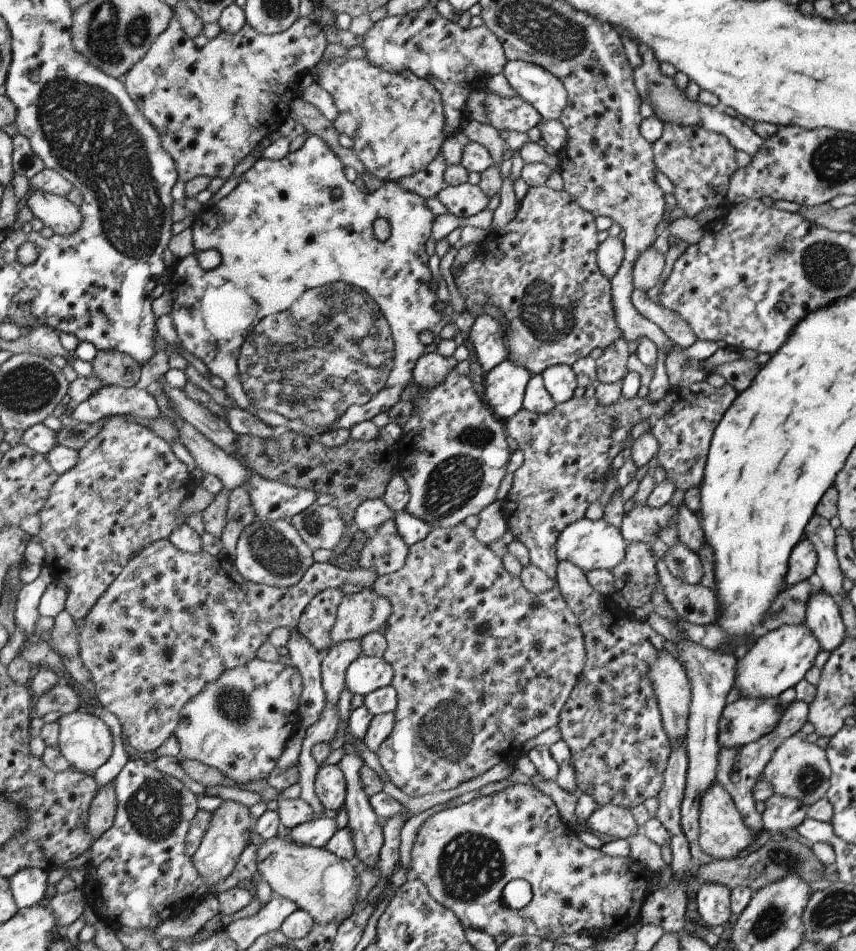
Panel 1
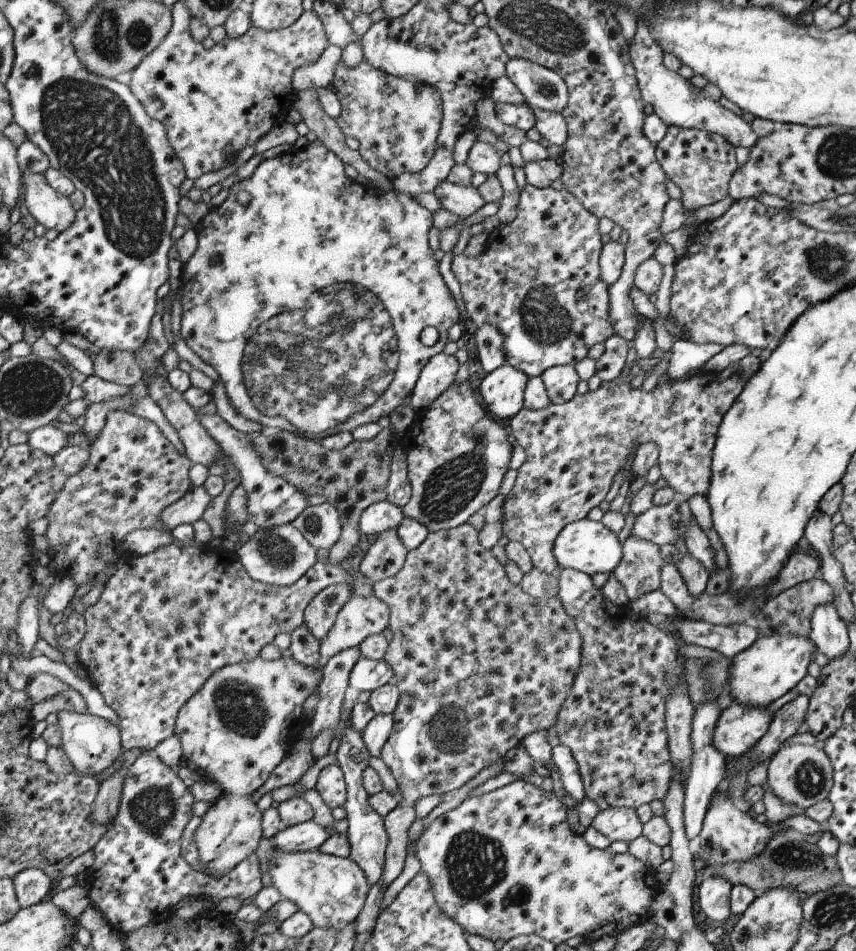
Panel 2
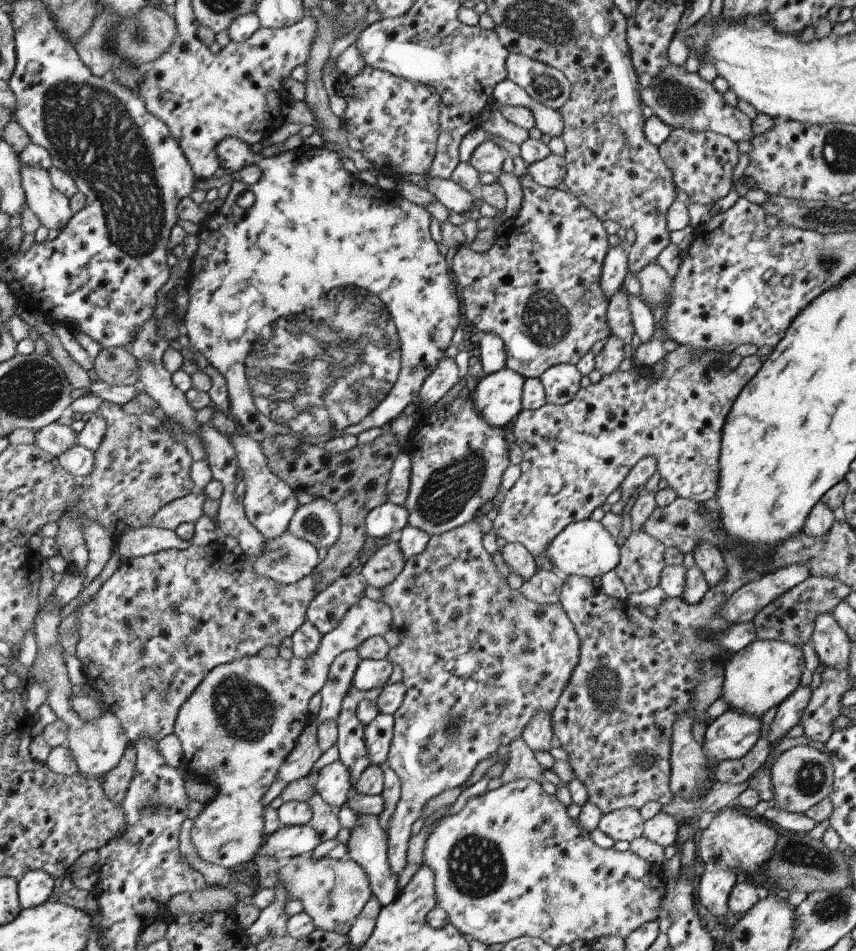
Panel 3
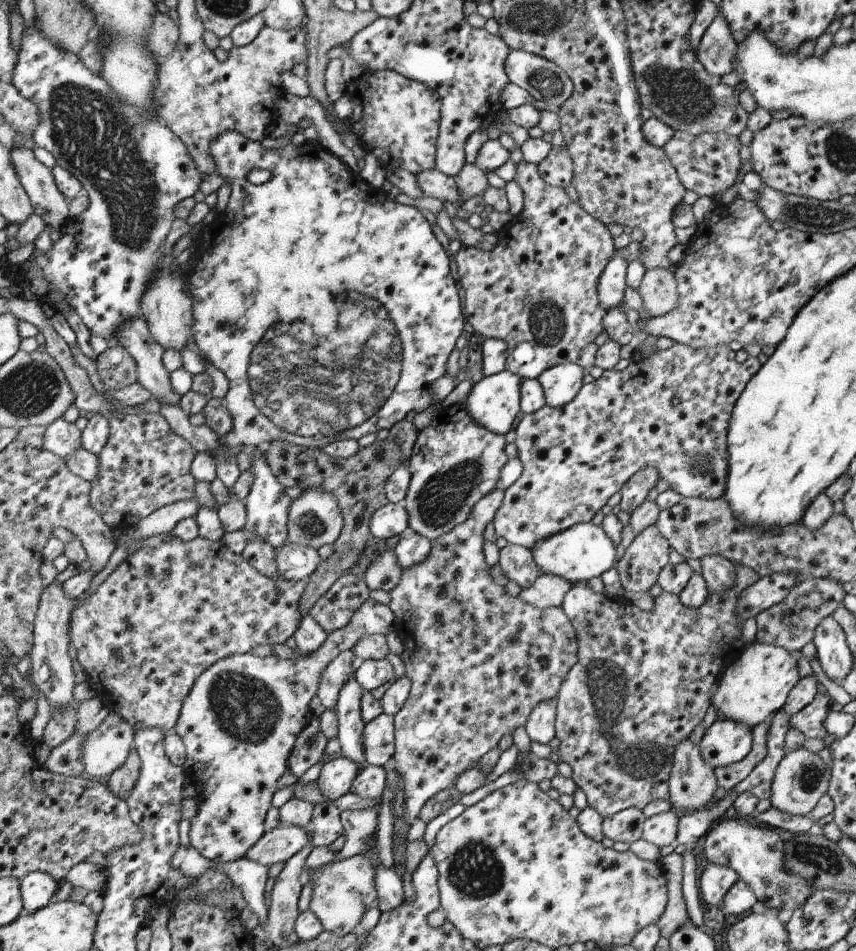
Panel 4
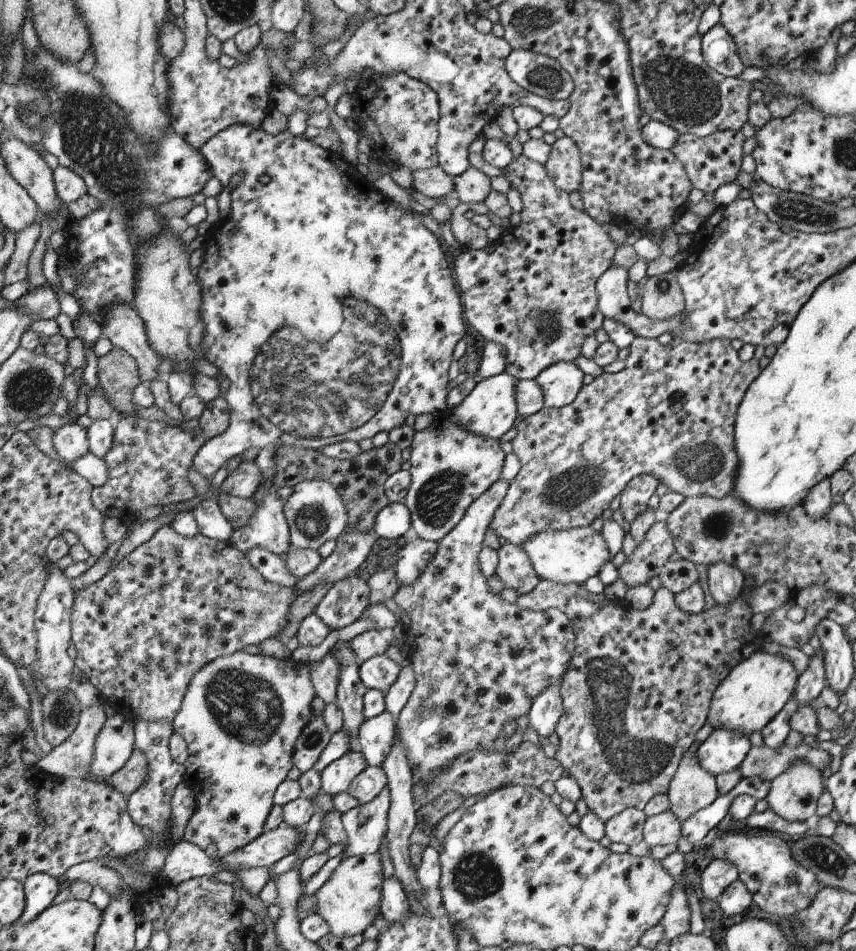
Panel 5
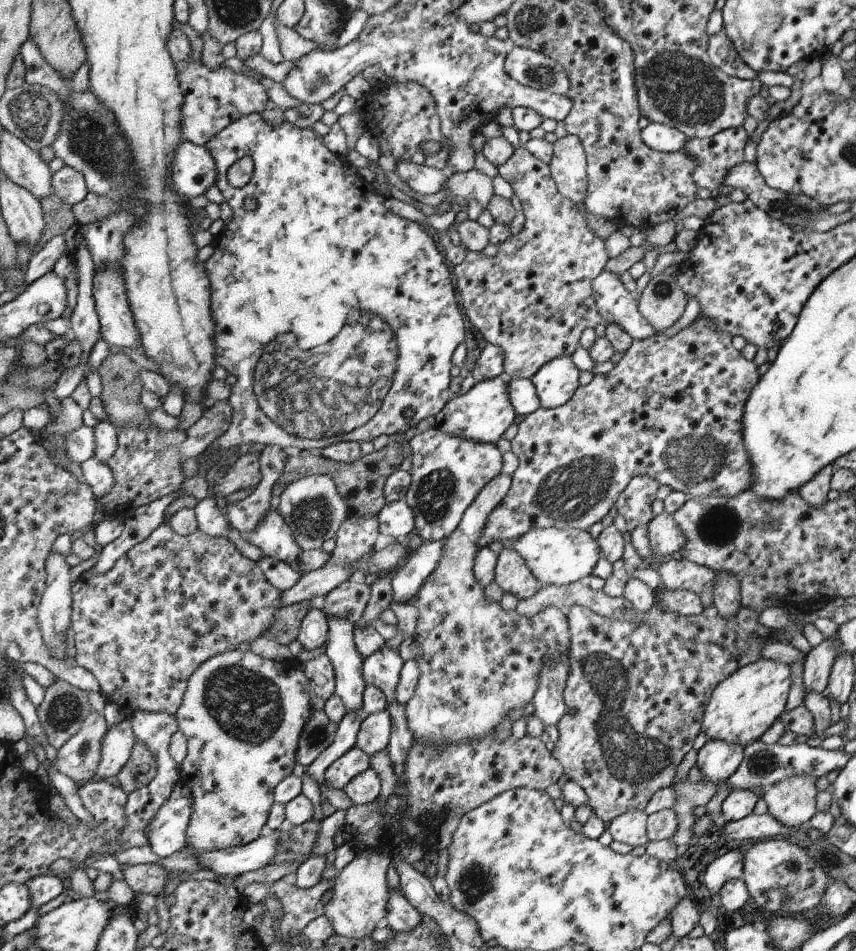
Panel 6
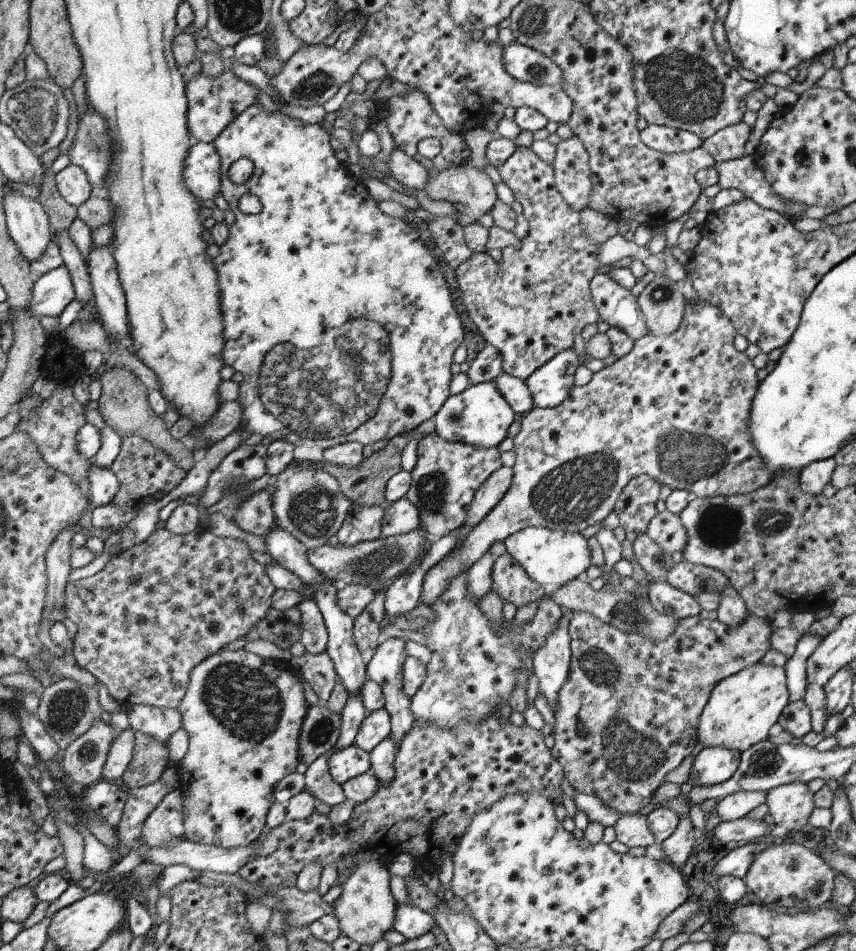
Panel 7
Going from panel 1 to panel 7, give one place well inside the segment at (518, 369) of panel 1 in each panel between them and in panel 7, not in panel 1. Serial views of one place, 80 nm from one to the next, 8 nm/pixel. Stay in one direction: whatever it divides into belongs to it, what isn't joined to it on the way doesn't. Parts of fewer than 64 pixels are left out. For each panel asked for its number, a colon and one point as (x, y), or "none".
2: (501, 392)
3: (498, 397)
4: (494, 402)
5: (490, 409)
6: (484, 413)
7: (480, 416)

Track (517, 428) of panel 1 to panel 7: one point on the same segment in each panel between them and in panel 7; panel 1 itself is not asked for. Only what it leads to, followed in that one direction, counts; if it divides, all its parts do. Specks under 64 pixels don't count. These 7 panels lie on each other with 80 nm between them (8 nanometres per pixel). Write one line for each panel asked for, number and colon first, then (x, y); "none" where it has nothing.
2: (573, 451)
3: (575, 455)
4: (671, 410)
5: (671, 412)
6: (671, 409)
7: (677, 408)

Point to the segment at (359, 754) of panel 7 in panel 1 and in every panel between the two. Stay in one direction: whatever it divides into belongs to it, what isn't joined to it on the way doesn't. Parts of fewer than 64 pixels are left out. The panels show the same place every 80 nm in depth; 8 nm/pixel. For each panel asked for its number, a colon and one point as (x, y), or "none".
1: (331, 788)
2: (331, 785)
3: (334, 785)
4: (335, 781)
5: (336, 778)
6: (354, 761)

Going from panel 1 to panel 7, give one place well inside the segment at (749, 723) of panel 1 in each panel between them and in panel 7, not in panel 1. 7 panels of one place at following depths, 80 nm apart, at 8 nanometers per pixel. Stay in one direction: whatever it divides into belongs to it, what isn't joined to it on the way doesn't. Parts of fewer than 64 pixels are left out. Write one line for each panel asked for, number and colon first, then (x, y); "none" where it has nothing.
2: (739, 727)
3: (732, 735)
4: (725, 742)
5: (724, 750)
6: (717, 760)
7: (714, 765)

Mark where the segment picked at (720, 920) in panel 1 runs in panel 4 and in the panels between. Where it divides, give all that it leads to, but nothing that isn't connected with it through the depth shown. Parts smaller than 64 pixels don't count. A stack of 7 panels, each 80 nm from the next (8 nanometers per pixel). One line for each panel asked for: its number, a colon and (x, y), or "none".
2: (714, 893)
3: (715, 887)
4: (716, 880)

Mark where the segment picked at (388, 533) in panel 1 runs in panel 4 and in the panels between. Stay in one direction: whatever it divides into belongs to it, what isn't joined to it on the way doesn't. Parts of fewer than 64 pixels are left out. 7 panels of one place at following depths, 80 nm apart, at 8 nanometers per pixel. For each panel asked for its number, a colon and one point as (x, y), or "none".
2: (385, 558)
3: (384, 567)
4: (384, 574)

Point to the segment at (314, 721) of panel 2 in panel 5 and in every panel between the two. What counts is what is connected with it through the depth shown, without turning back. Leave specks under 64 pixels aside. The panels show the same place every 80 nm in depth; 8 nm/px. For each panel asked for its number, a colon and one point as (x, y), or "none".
3: (339, 681)
4: (336, 674)
5: (325, 673)

